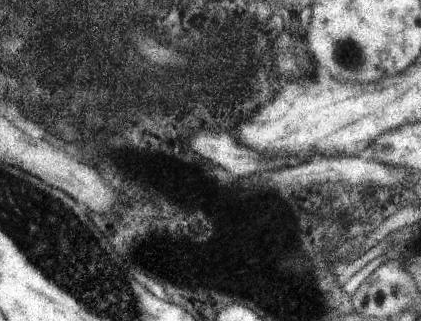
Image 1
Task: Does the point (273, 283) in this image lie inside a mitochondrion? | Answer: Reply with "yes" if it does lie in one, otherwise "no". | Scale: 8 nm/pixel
no

